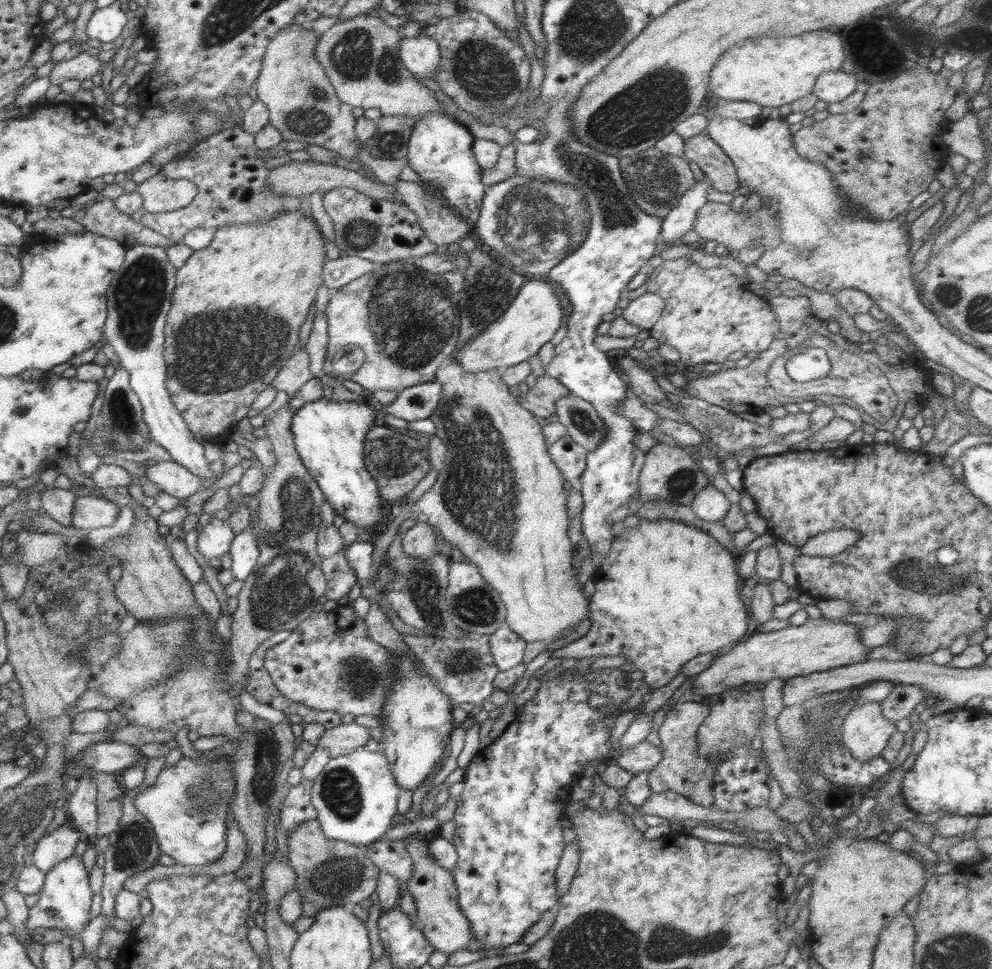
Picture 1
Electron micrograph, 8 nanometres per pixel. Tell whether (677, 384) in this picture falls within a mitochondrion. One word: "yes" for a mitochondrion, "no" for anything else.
no

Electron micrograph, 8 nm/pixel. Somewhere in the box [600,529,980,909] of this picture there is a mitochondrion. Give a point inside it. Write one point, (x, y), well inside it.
(911, 573)

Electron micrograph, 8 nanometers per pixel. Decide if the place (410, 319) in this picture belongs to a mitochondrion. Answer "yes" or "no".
yes

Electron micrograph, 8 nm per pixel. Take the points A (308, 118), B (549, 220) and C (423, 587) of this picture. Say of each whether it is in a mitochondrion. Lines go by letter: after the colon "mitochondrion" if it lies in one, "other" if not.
A: mitochondrion
B: mitochondrion
C: mitochondrion

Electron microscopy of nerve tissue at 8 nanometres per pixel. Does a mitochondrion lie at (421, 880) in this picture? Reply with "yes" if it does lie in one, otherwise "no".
no

